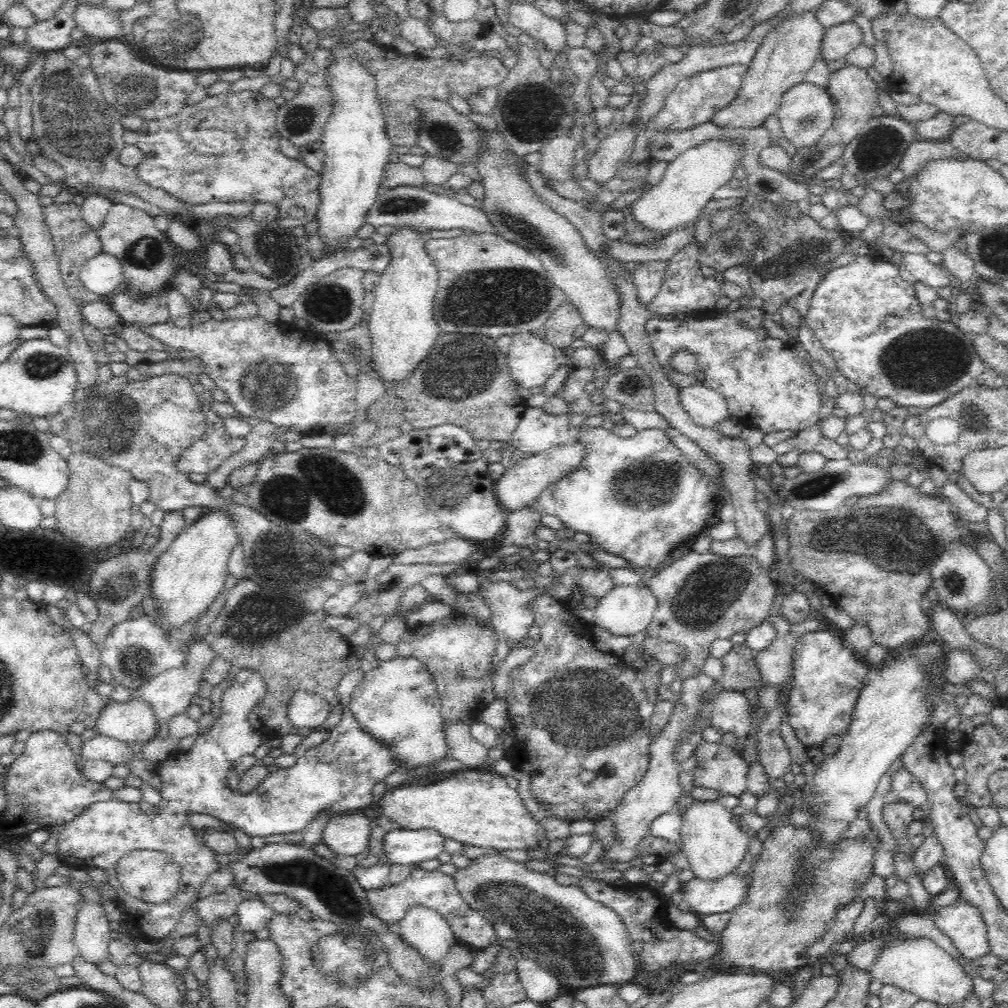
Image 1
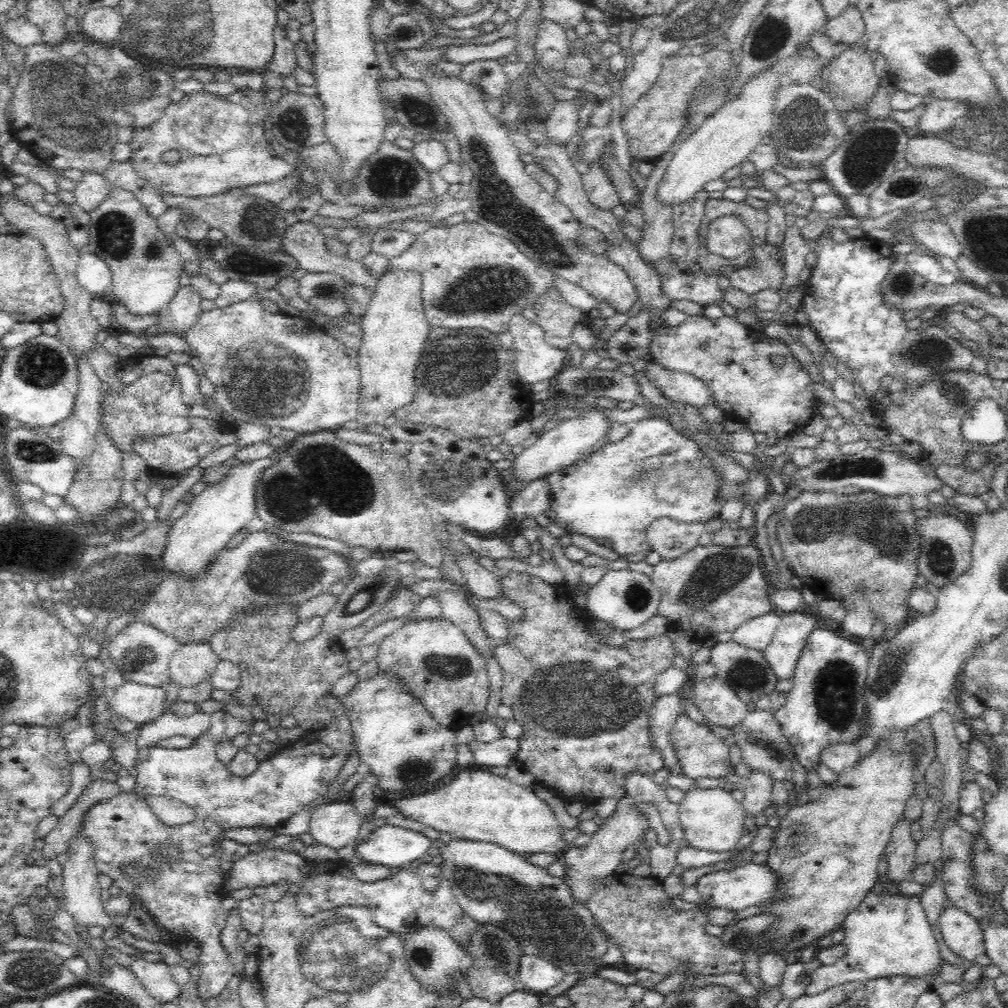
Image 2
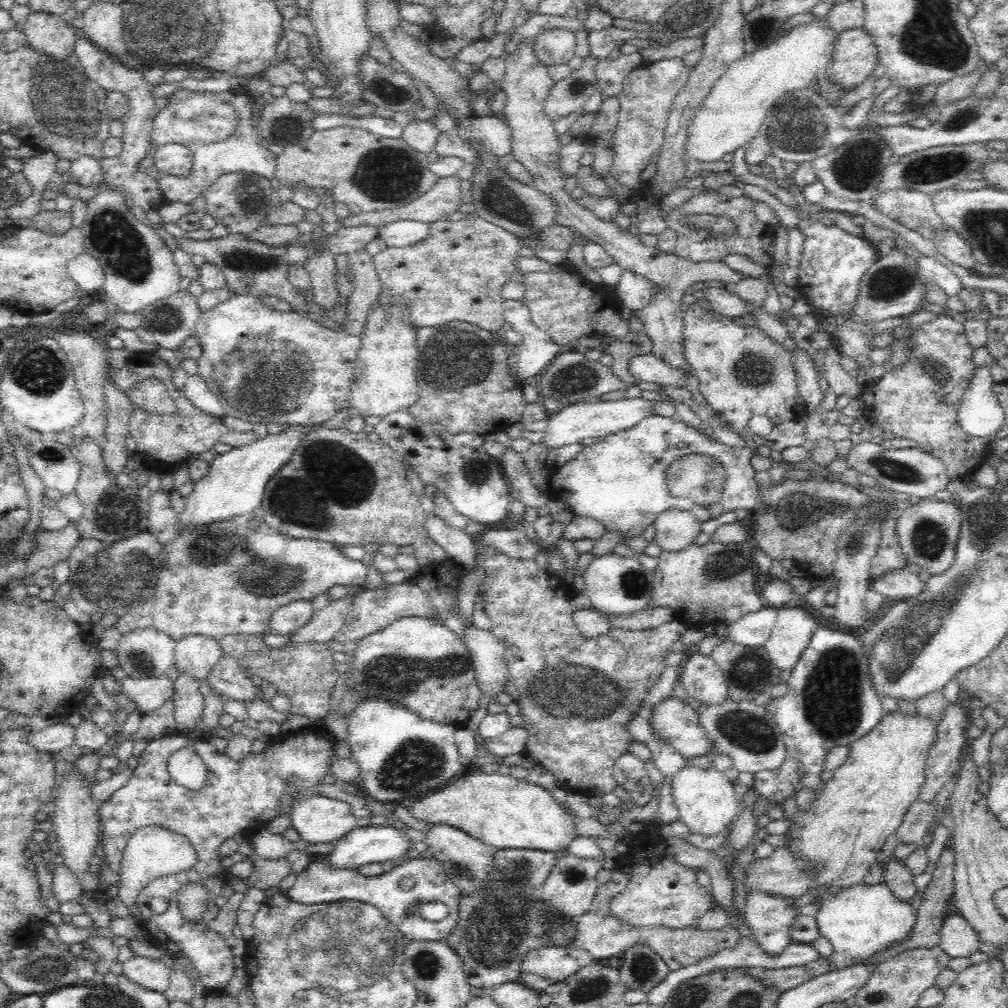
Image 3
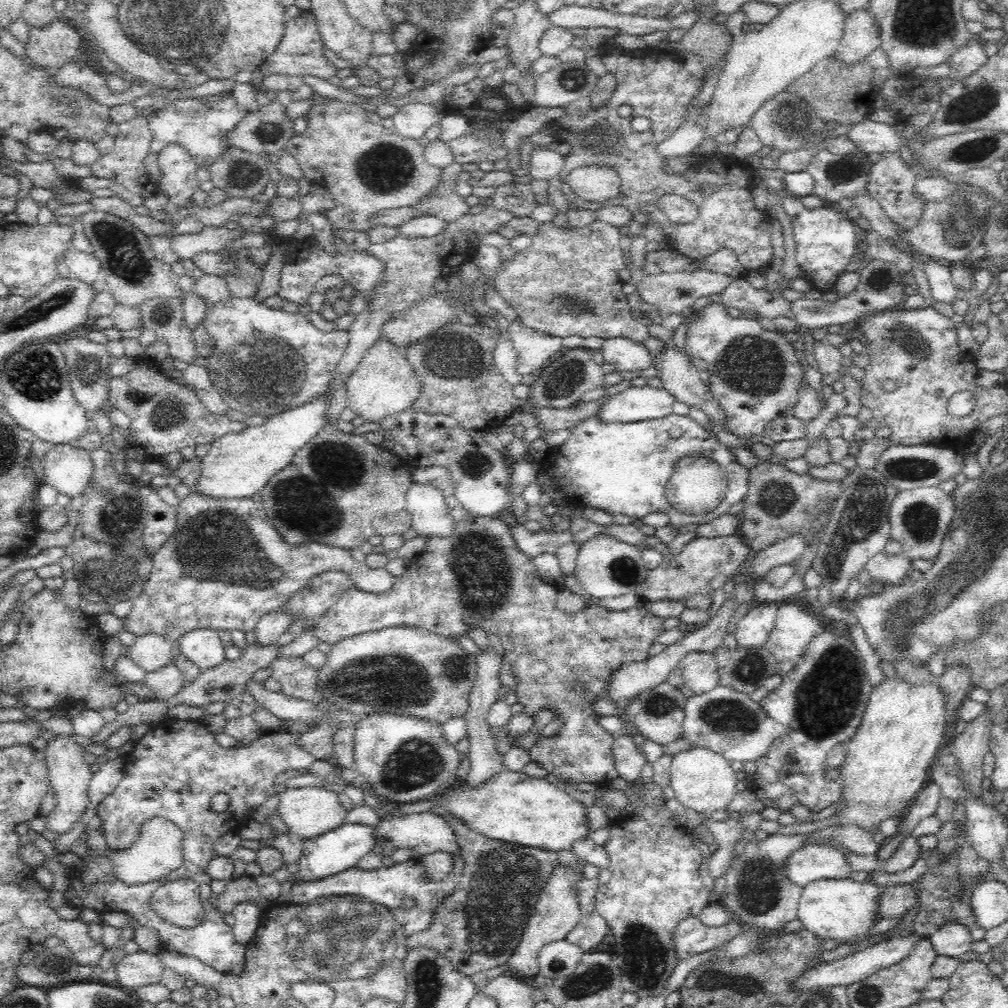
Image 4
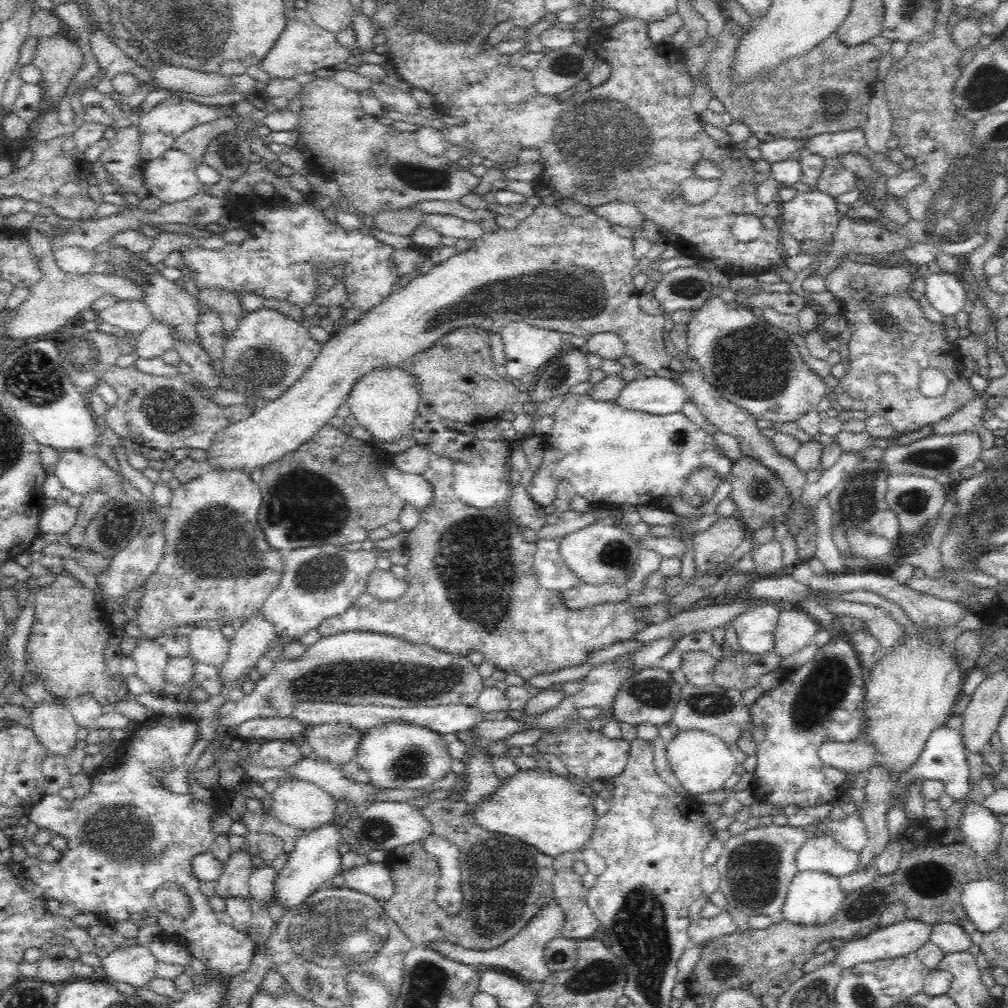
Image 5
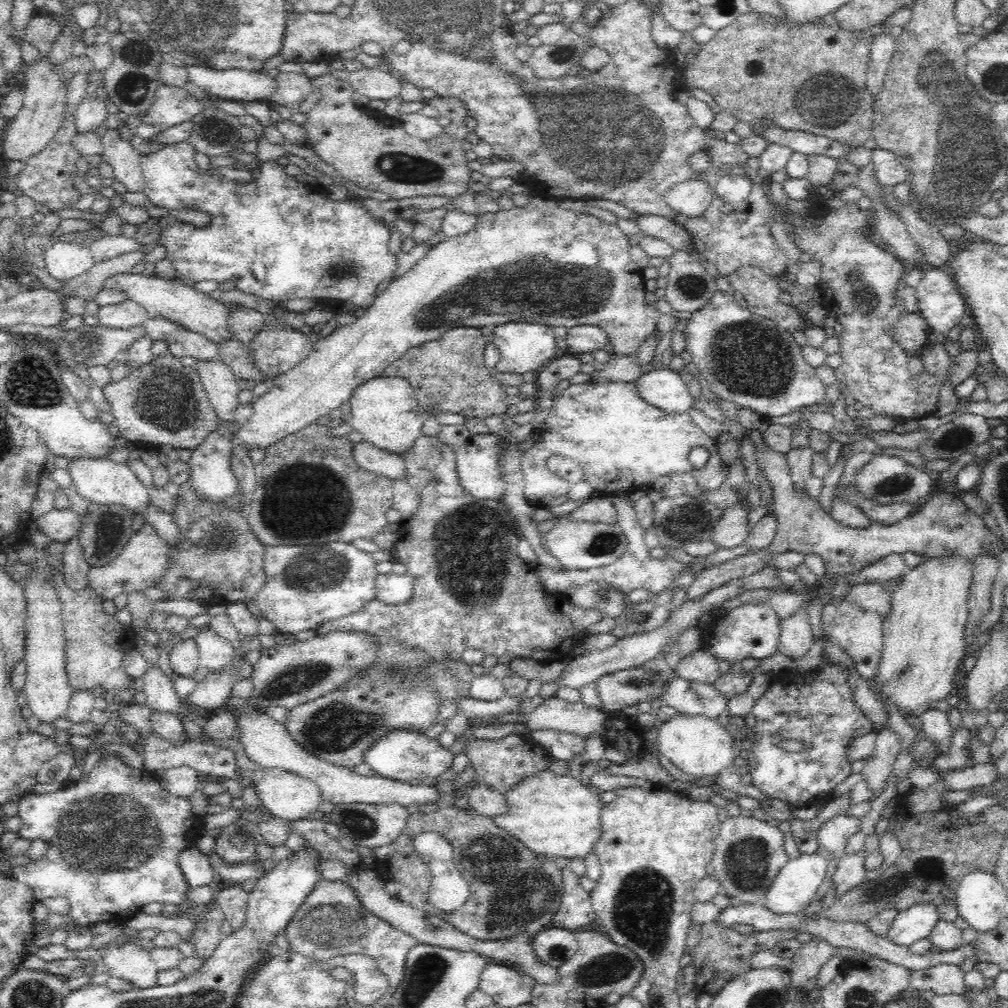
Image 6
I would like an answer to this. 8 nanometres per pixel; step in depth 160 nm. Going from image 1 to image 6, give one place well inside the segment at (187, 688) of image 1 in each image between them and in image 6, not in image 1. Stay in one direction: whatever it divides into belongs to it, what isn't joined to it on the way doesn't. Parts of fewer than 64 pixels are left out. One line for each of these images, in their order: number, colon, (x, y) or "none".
2: (192, 664)
3: (195, 656)
4: (203, 648)
5: (208, 646)
6: (215, 653)

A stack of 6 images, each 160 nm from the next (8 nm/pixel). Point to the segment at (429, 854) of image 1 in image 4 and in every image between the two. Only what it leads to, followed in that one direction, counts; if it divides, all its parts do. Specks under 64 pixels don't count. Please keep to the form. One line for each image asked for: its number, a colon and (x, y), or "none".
2: (388, 845)
3: (373, 844)
4: (340, 849)

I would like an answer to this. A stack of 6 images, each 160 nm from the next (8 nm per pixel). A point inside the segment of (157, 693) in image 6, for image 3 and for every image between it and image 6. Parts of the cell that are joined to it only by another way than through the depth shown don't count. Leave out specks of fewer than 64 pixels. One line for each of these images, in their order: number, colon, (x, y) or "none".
3: (146, 653)
4: (151, 652)
5: (150, 658)

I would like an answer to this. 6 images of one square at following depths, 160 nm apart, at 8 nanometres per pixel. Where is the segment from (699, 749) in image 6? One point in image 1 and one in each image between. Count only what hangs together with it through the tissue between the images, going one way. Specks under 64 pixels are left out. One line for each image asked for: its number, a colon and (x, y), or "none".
1: (714, 843)
2: (712, 820)
3: (706, 800)
4: (702, 781)
5: (702, 763)

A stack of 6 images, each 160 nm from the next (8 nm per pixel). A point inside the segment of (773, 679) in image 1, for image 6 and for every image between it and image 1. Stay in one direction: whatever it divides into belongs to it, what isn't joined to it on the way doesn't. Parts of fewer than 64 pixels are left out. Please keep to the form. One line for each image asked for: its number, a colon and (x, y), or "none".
2: (782, 655)
3: (794, 628)
4: (794, 628)
5: (795, 629)
6: (795, 639)

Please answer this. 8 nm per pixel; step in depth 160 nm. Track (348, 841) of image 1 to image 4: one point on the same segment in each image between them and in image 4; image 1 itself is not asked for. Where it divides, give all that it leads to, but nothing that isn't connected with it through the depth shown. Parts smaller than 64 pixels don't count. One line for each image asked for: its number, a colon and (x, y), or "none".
2: (336, 825)
3: (320, 819)
4: (308, 812)

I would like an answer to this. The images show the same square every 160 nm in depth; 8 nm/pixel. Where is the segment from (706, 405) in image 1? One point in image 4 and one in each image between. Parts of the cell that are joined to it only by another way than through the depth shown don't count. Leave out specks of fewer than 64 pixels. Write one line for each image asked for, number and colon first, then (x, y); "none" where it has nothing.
2: (687, 390)
3: (647, 368)
4: (626, 355)

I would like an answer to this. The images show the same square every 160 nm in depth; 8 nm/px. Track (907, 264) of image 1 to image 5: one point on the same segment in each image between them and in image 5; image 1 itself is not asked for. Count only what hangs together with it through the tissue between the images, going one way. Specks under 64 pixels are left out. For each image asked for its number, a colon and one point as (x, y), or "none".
2: (927, 267)
3: (929, 268)
4: (943, 289)
5: (947, 293)

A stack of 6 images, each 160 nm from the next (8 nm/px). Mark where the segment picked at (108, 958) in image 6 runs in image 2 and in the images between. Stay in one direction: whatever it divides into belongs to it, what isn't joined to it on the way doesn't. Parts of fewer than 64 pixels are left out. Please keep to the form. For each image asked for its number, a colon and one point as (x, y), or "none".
2: (155, 976)
3: (151, 974)
4: (136, 968)
5: (136, 965)

